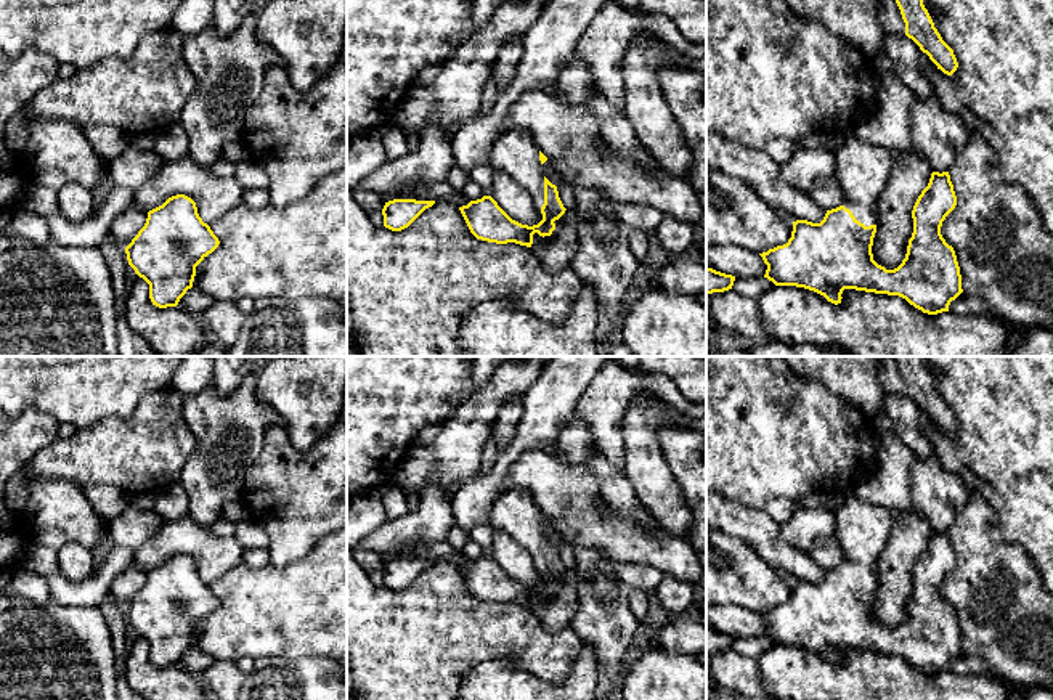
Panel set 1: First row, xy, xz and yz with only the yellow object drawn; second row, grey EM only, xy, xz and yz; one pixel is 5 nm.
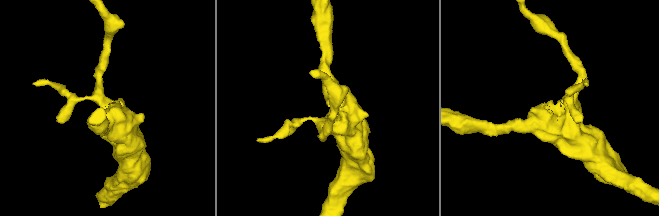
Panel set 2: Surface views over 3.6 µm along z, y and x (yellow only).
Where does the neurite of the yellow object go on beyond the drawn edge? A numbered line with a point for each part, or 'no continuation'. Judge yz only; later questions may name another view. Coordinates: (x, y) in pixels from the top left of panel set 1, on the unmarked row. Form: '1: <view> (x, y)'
1: yz (862, 529)

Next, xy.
no continuation

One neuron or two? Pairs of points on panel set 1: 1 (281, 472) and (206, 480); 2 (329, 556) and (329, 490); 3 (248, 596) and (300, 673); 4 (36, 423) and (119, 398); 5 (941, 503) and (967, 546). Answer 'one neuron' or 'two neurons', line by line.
1: two neurons
2: two neurons
3: two neurons
4: two neurons
5: two neurons

